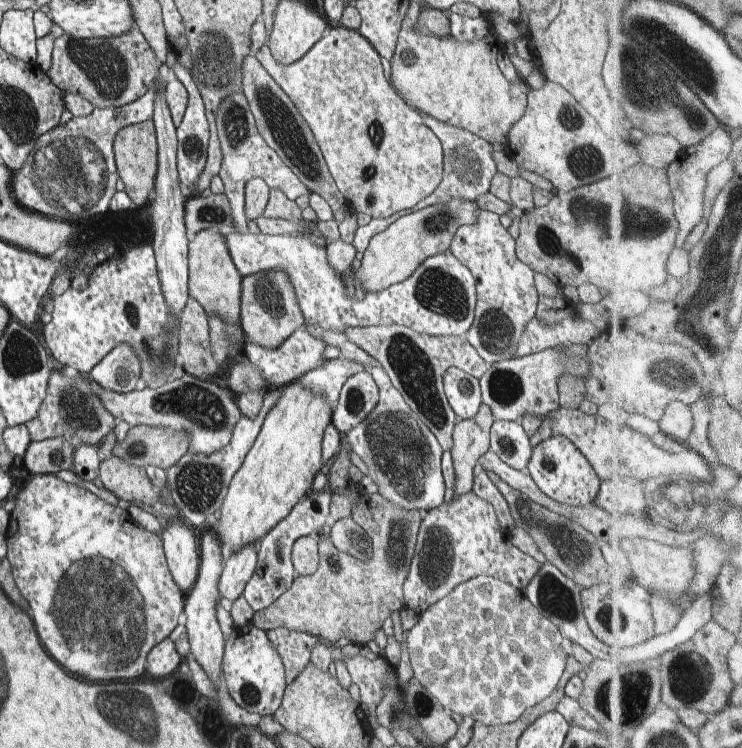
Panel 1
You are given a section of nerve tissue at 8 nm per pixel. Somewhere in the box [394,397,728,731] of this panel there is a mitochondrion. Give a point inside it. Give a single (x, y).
(691, 677)

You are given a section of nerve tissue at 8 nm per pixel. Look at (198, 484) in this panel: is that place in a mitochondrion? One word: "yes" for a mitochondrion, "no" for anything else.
yes

